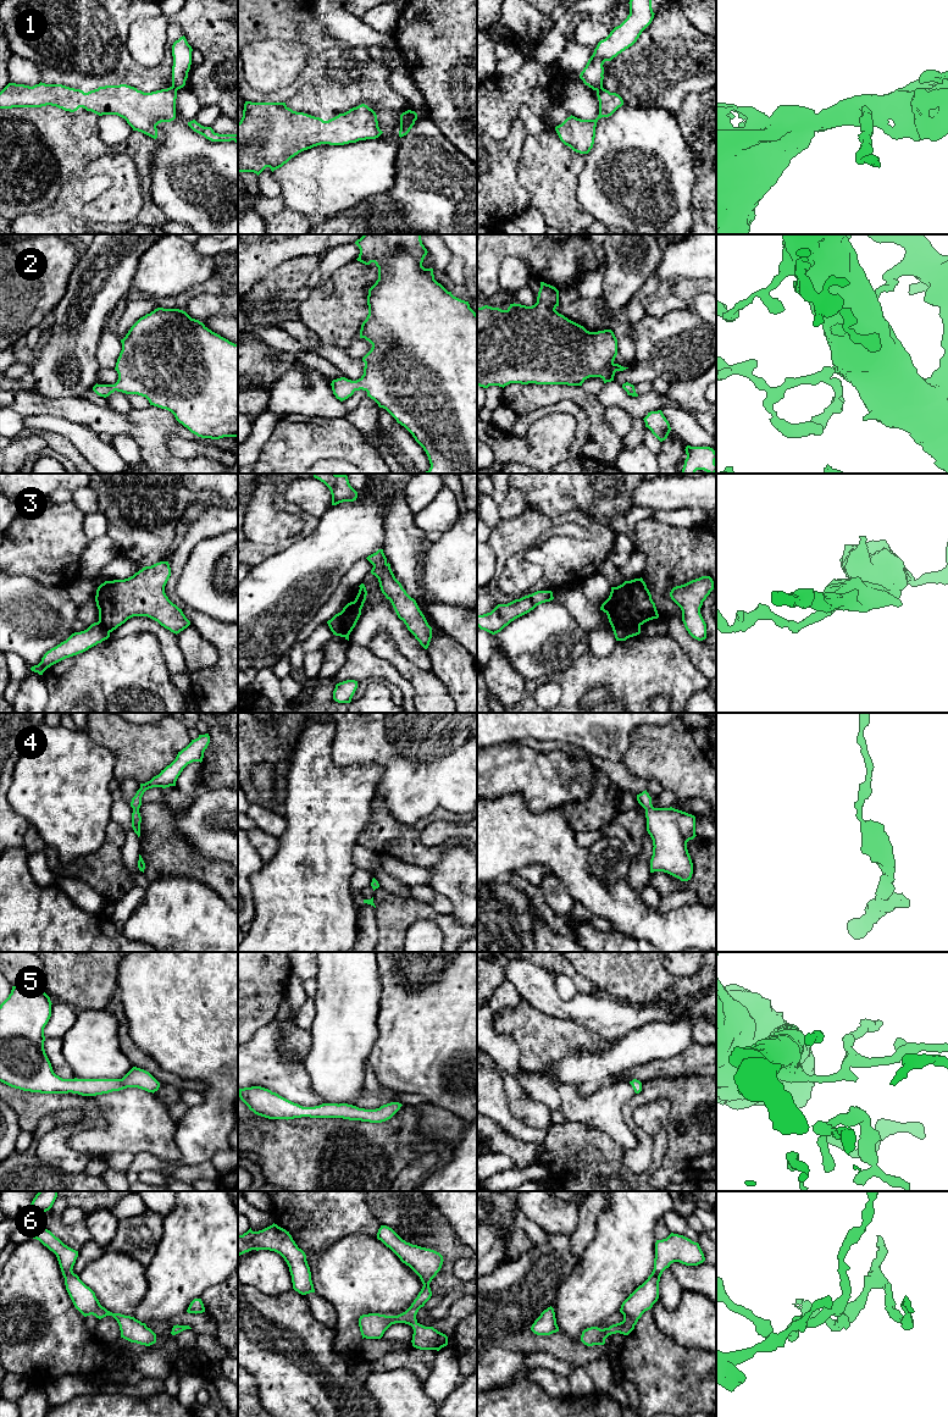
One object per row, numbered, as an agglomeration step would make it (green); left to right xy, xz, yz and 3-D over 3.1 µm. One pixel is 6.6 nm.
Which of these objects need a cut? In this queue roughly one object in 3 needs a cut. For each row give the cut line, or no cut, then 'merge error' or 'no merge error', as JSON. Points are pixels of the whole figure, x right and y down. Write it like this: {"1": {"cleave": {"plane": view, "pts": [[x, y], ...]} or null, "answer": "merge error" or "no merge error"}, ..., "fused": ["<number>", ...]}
{"1": {"cleave": {"plane": "yz", "pts": [[602, 87], [597, 90]]}, "answer": "merge error"}, "2": {"cleave": null, "answer": "no merge error"}, "3": {"cleave": {"plane": "yz", "pts": [[639, 626], [613, 627]]}, "answer": "merge error"}, "4": {"cleave": null, "answer": "no merge error"}, "5": {"cleave": null, "answer": "no merge error"}, "6": {"cleave": null, "answer": "no merge error"}, "fused": ["1", "3"]}

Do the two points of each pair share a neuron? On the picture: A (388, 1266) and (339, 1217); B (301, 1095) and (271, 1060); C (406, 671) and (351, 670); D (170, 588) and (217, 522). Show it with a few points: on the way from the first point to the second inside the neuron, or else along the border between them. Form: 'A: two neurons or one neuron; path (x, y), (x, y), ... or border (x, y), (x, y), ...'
A: two neurons; border (376, 1236), (348, 1234), (330, 1246)
B: one neuron; path (295, 1086), (277, 1068)
C: two neurons; border (375, 656), (399, 673), (412, 688), (412, 697)
D: one neuron; path (176, 570), (181, 554), (199, 533)

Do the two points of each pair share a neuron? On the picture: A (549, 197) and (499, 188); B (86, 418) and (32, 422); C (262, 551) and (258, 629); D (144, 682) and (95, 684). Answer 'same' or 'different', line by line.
A: different
B: different
C: different
D: same

